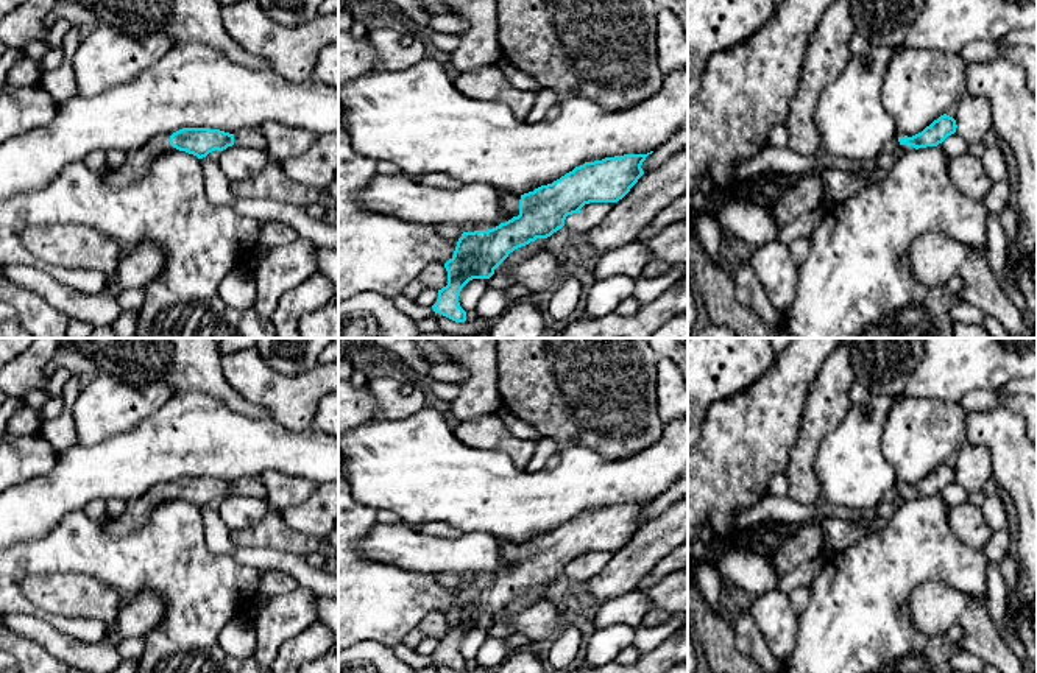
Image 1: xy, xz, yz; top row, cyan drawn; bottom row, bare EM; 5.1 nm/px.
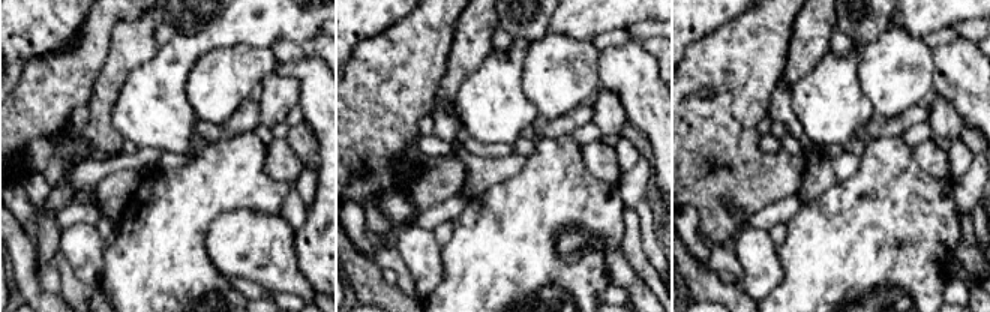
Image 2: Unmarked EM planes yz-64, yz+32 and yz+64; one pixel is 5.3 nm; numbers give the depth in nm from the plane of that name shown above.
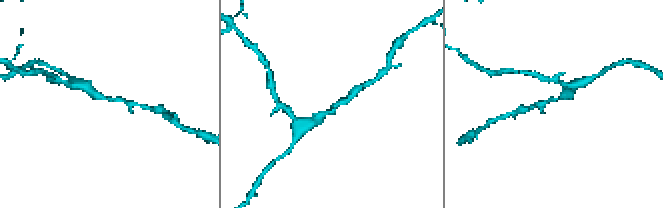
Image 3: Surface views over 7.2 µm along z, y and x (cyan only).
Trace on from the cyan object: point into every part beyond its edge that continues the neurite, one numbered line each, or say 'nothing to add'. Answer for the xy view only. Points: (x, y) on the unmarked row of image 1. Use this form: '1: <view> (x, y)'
1: xy (139, 511)

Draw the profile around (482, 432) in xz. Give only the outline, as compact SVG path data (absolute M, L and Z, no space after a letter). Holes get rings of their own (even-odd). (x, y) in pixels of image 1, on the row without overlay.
M497 414L469 418L454 425L454 435L468 447L496 449L515 466L526 467L535 452L535 441L515 436Z

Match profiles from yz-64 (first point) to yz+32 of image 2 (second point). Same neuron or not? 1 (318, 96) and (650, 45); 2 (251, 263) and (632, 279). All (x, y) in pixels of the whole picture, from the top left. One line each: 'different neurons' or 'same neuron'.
1: different neurons
2: same neuron

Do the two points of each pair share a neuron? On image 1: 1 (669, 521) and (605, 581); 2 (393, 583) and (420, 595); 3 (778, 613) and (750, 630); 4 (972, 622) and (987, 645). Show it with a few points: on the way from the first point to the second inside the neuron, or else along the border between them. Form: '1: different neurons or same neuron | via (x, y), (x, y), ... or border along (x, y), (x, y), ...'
1: same neuron | via (658, 538), (622, 572)
2: same neuron | via (399, 589), (406, 595), (414, 595)
3: different neurons | border along (746, 608), (774, 656)
4: same neuron | via (978, 628), (983, 639)

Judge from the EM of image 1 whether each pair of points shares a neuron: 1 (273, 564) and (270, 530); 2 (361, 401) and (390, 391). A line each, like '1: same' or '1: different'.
1: different
2: different

